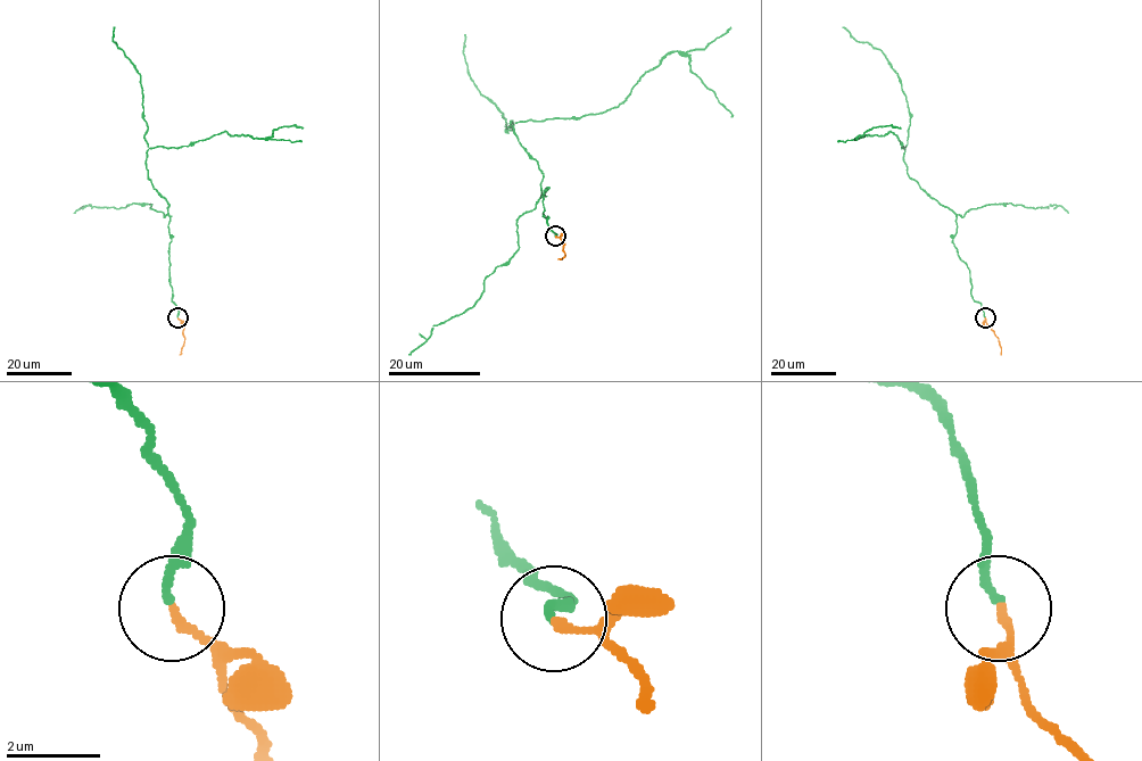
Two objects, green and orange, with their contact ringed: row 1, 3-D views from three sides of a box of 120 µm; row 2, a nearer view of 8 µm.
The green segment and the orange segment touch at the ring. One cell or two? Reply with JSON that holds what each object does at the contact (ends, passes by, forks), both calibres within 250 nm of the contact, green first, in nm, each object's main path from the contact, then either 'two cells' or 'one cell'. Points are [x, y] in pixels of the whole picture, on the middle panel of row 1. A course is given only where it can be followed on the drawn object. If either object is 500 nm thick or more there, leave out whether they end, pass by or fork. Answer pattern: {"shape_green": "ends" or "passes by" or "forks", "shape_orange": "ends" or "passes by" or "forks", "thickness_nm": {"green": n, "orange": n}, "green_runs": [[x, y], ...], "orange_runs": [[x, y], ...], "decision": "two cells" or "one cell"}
{"shape_green": "ends", "shape_orange": "ends", "thickness_nm": {"green": 160, "orange": 170}, "green_runs": [[555, 236], [543, 215], [543, 173], [511, 121], [615, 108], [673, 51], [685, 54], [730, 117]], "orange_runs": [[555, 236], [564, 242], [565, 255], [557, 258]], "decision": "one cell"}

